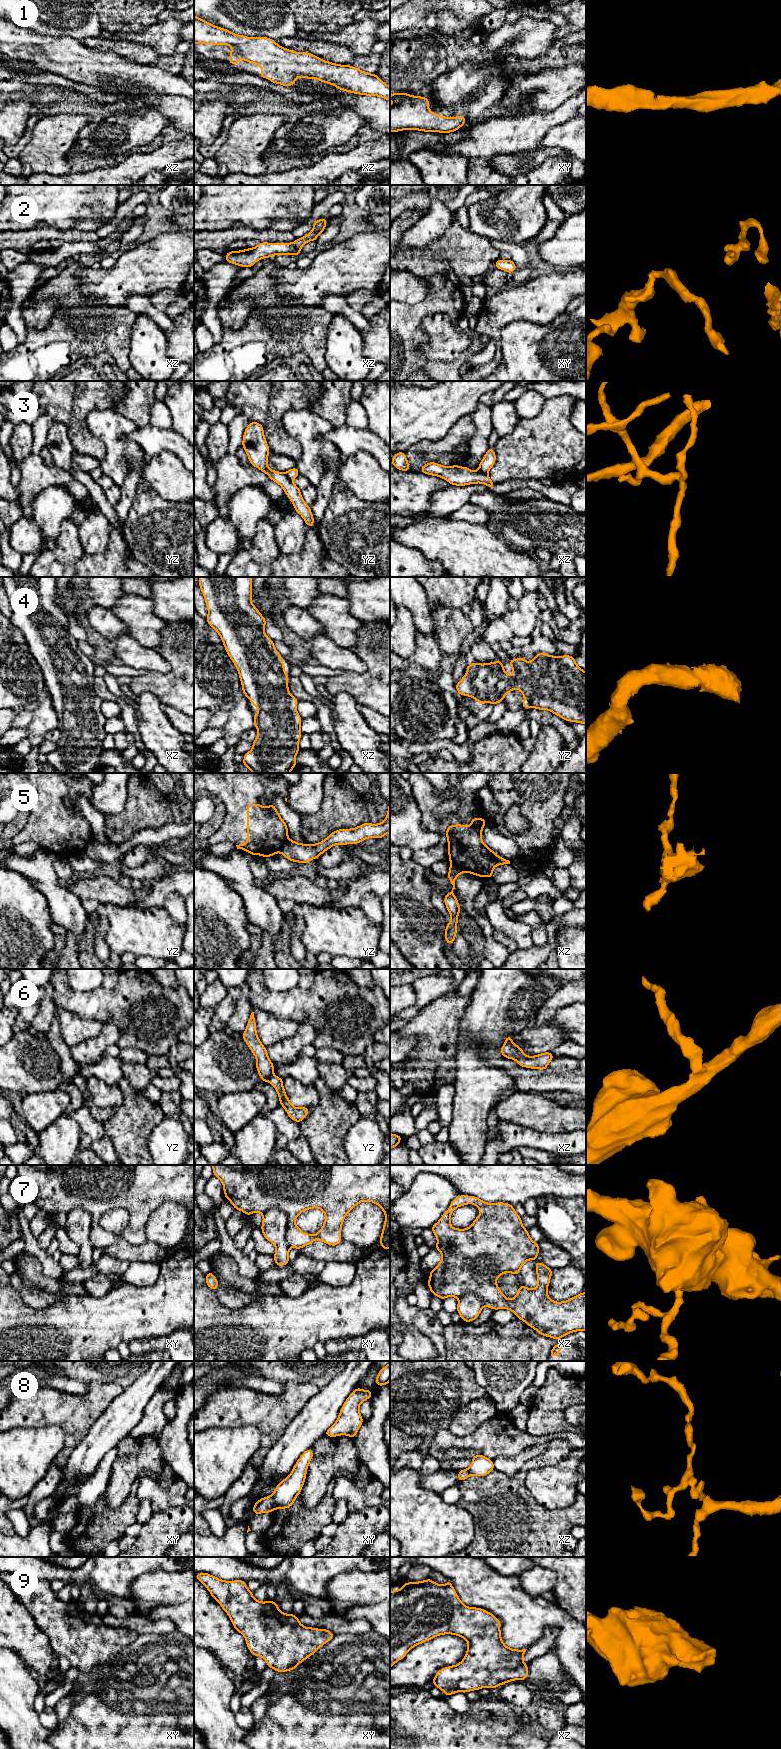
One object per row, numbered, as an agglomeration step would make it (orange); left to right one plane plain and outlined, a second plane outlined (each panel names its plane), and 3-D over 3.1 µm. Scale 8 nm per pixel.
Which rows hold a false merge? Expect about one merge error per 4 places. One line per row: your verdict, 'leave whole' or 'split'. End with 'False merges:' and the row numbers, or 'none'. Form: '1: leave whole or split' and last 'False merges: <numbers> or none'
1: leave whole
2: leave whole
3: split
4: leave whole
5: split
6: leave whole
7: split
8: split
9: leave whole
False merges: 3, 5, 7, 8

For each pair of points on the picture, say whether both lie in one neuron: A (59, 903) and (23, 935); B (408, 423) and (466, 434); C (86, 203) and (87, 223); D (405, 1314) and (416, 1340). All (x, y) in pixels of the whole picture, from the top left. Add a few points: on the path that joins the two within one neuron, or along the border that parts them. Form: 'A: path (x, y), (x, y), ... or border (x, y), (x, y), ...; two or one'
A: border (40, 890), (46, 899), (47, 909), (53, 923); two
B: border (466, 415), (463, 415), (439, 440), (427, 440); two
C: border (110, 220), (94, 214), (78, 218), (73, 227); two
D: border (400, 1329), (418, 1329), (432, 1342); two

